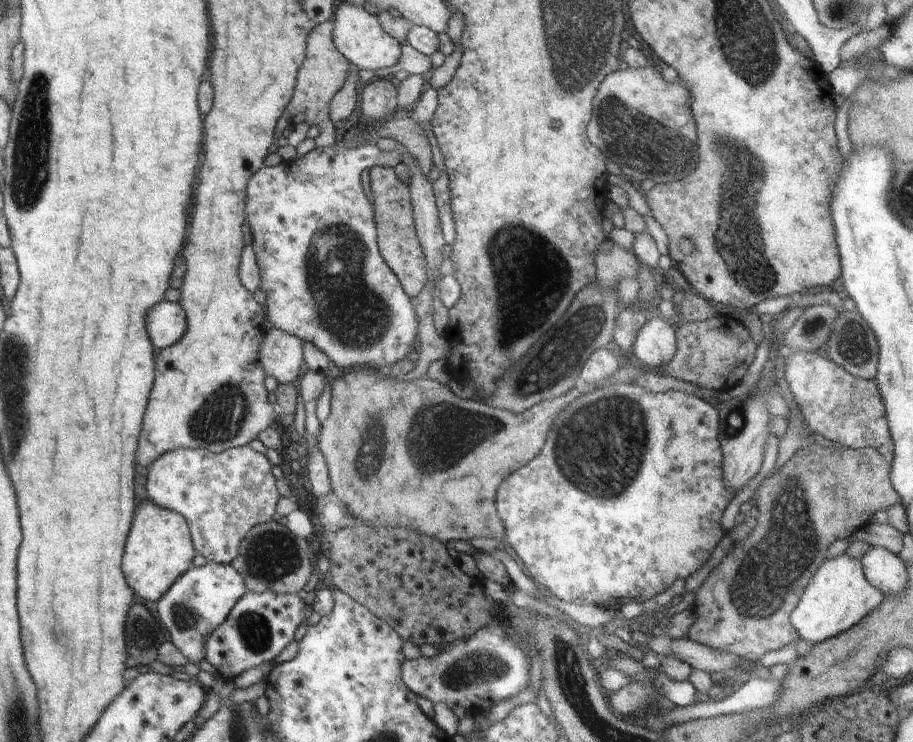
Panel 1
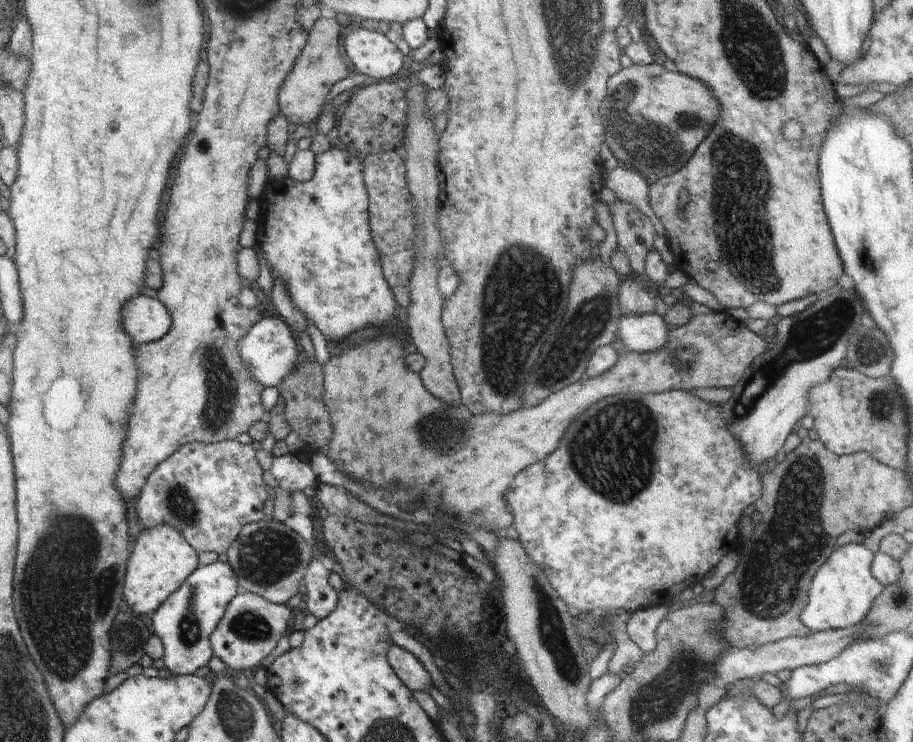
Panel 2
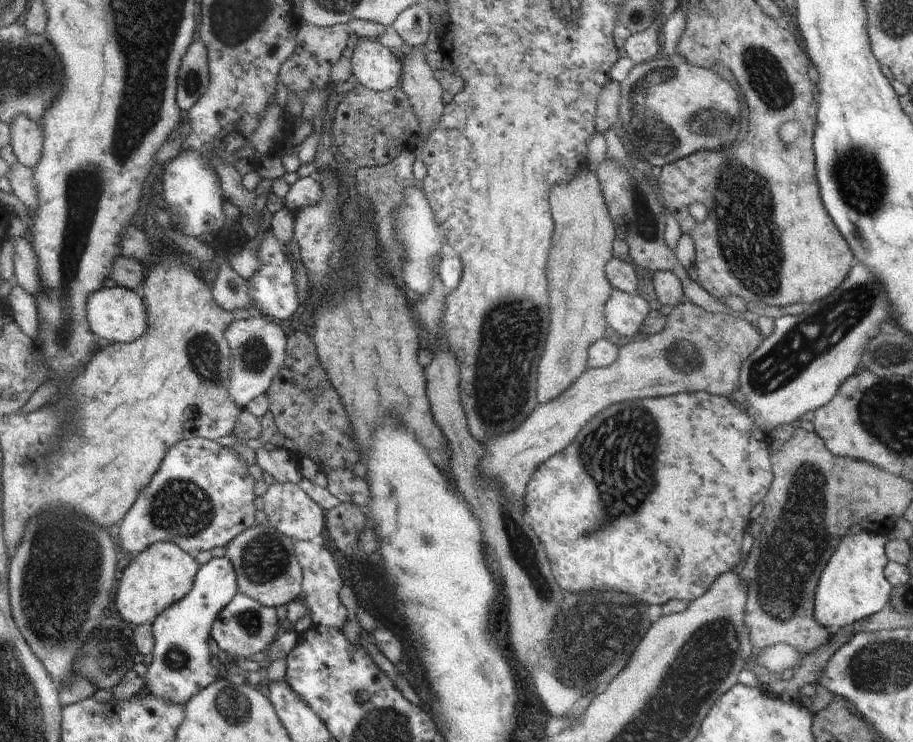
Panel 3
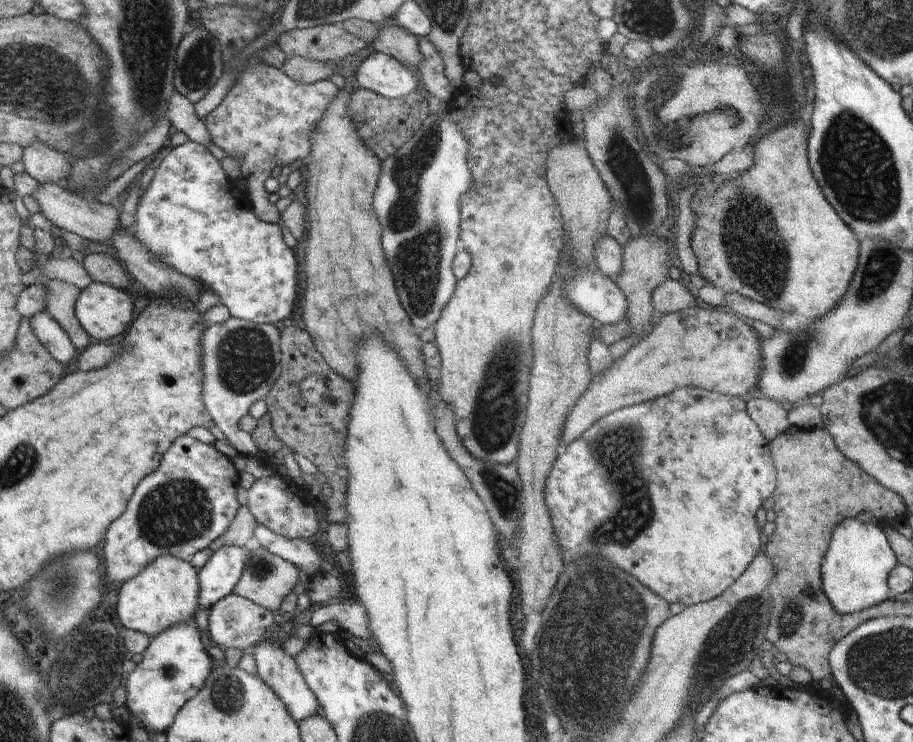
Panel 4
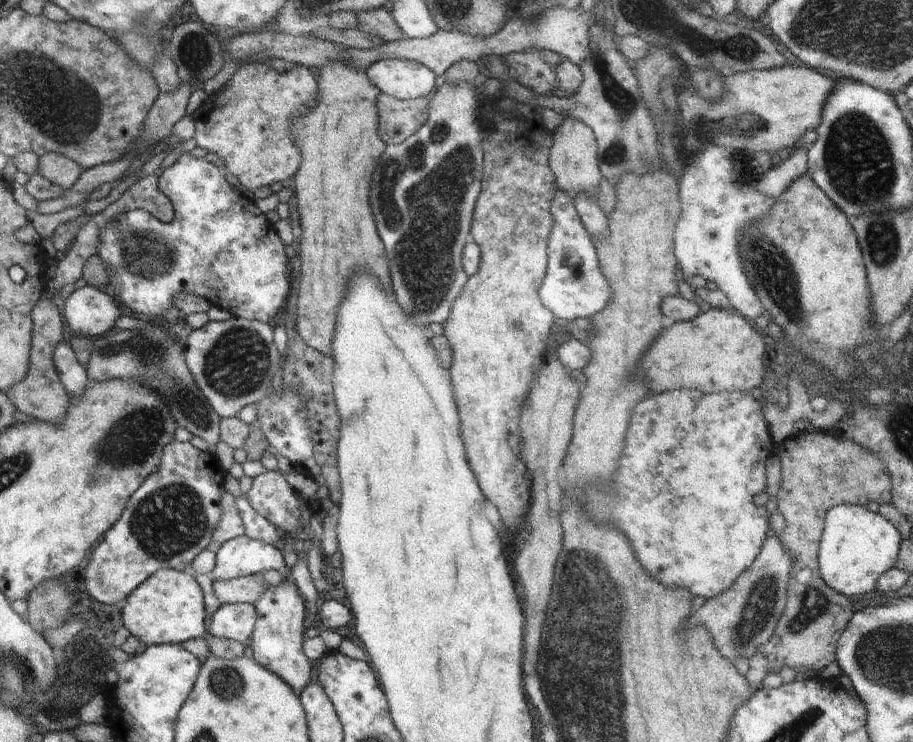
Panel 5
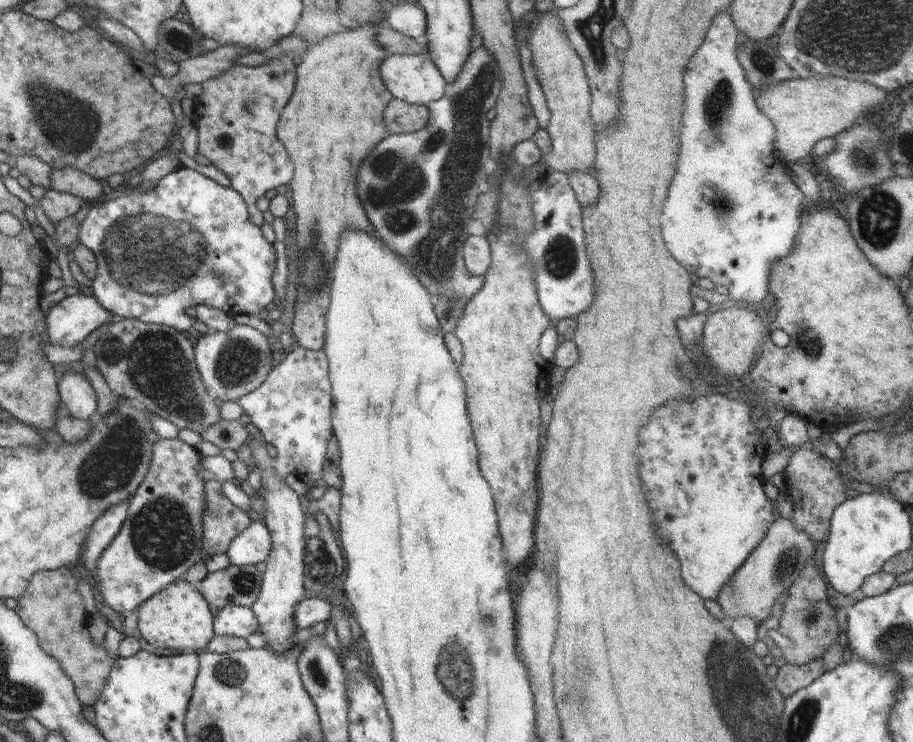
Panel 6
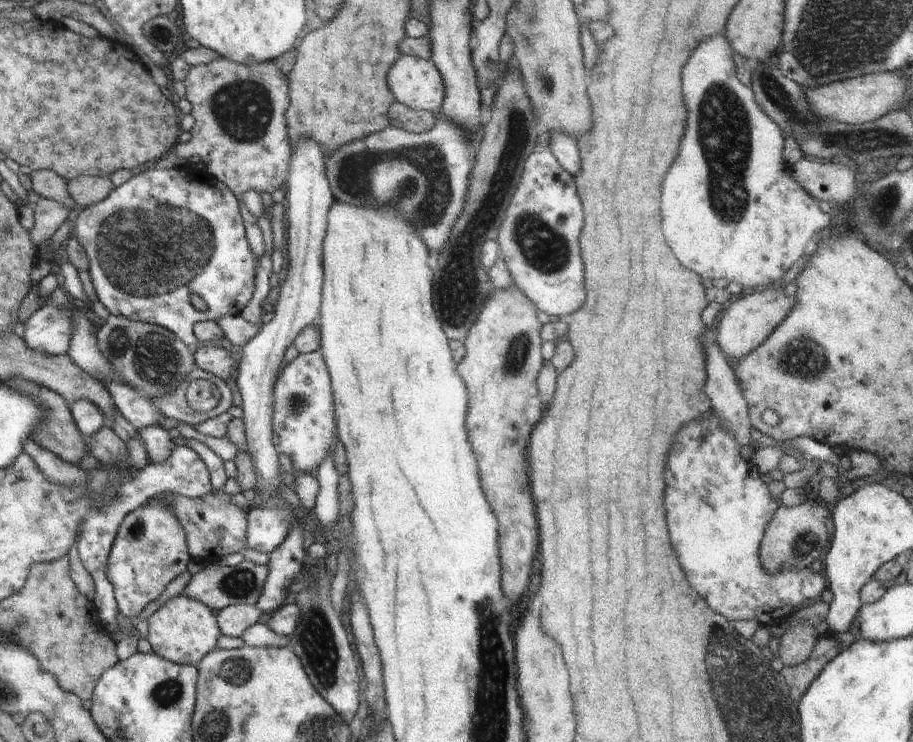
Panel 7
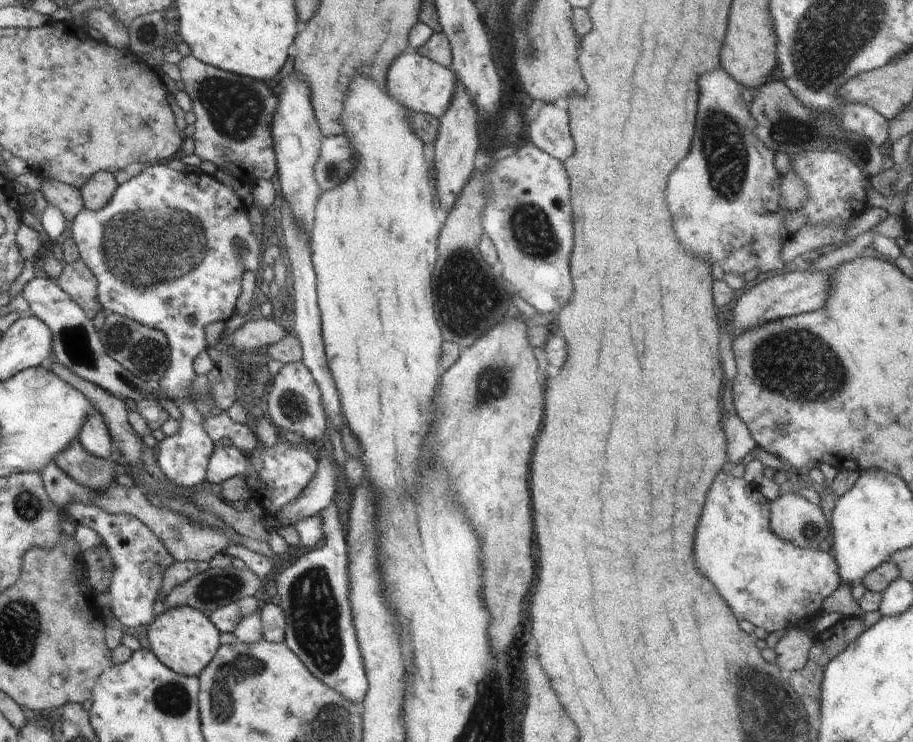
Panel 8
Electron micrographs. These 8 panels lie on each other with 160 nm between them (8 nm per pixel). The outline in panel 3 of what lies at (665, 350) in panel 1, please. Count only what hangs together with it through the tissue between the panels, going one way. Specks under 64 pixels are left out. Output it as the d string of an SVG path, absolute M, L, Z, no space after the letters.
M613 288L608 302L605 304L605 317L622 339L639 338L644 320L650 312L649 305L640 295L631 295Z

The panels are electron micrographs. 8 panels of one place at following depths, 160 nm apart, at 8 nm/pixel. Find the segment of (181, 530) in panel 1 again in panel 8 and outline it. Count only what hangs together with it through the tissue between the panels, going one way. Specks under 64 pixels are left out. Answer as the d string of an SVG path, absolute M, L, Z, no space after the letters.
M186 605L170 607L158 615L158 618L148 627L148 636L150 649L157 655L158 660L184 676L198 677L215 657L220 646L218 642L220 632L217 625L208 620L201 610Z

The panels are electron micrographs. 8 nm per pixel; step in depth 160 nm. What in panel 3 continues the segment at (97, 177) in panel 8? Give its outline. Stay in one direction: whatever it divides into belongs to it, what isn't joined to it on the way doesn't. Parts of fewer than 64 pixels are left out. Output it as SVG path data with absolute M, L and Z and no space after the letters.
M18 115L9 124L9 144L19 163L33 169L40 163L44 148L44 132L28 115Z

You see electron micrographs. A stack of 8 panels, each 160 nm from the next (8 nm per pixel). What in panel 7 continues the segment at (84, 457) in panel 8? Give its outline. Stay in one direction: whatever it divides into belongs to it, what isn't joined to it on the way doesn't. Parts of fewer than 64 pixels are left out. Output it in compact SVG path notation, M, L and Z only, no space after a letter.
M8 378L3 384L12 385L18 392L24 392L26 396L32 396L34 400L40 401L42 405L49 409L49 423L44 428L38 428L37 434L33 436L33 442L36 442L44 450L50 450L50 453L58 456L60 460L78 466L81 459L88 455L88 450L86 450L84 438L82 438L82 434L75 424L72 410L65 398L48 388L44 388L44 386L38 386L30 380L26 380L26 378Z

